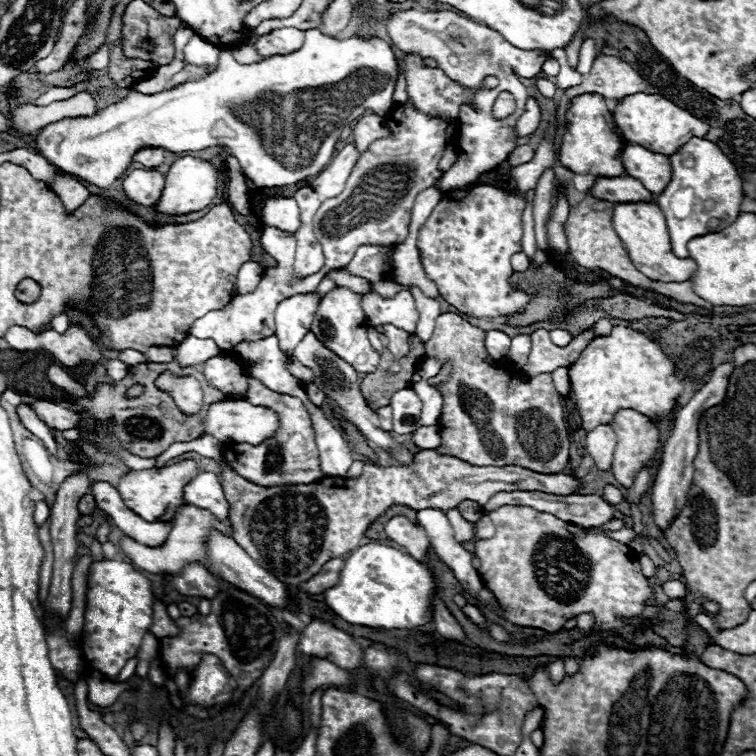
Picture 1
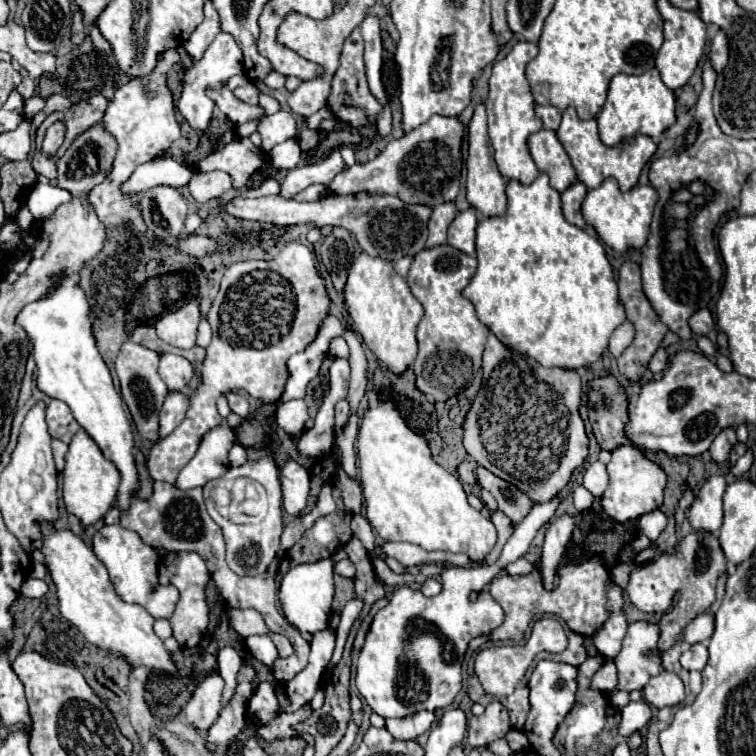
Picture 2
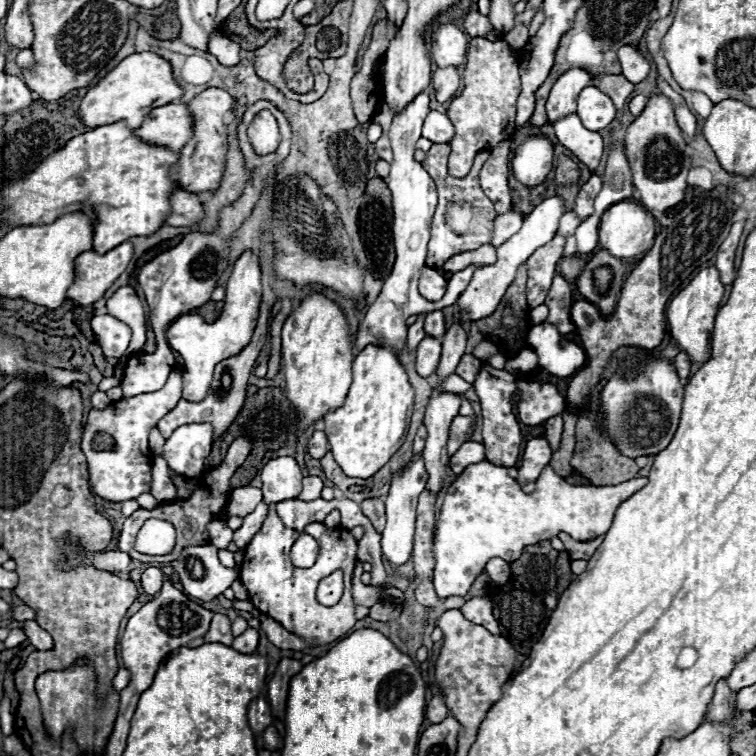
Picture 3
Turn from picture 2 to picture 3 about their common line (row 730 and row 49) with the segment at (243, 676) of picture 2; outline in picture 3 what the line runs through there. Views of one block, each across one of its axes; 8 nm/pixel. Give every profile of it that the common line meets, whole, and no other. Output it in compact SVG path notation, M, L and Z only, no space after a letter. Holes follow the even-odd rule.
M214 32L208 40L208 52L214 54L224 66L234 66L240 62L240 46L234 44L232 40L228 40L226 36L222 36L220 32Z

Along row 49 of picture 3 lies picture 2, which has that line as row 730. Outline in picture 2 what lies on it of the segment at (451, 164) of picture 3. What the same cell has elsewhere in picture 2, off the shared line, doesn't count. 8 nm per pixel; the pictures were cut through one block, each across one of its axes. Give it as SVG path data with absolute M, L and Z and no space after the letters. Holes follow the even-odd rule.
M500 702L486 706L482 716L472 716L468 722L468 742L474 748L484 748L498 738L504 738L510 730L508 712Z

